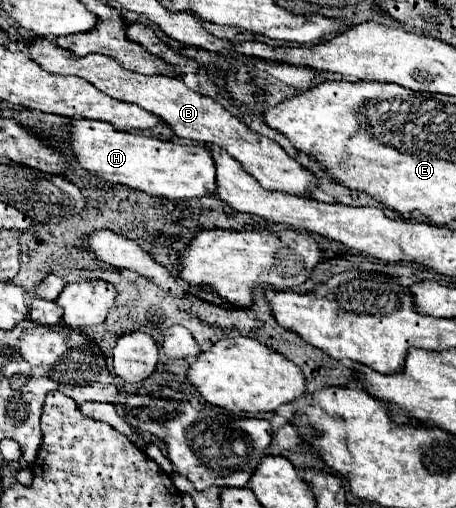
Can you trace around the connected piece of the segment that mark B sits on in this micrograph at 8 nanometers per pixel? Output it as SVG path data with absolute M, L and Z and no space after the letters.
M34 37L28 41L28 57L36 61L42 69L54 75L76 75L98 87L102 93L140 105L148 113L156 115L160 121L164 121L178 137L182 139L192 139L200 143L210 143L222 147L230 157L240 161L246 173L250 173L264 189L276 189L276 191L286 191L286 193L296 193L296 195L306 195L306 187L314 185L316 179L312 173L308 173L304 167L300 167L298 161L286 155L286 151L270 141L268 137L262 137L254 133L252 129L246 129L242 121L234 119L230 111L226 111L222 105L218 105L214 99L204 97L184 85L182 79L178 77L168 77L168 75L138 75L134 71L122 69L112 57L106 55L86 55L86 57L74 57L70 51L54 45L54 41L46 37Z

